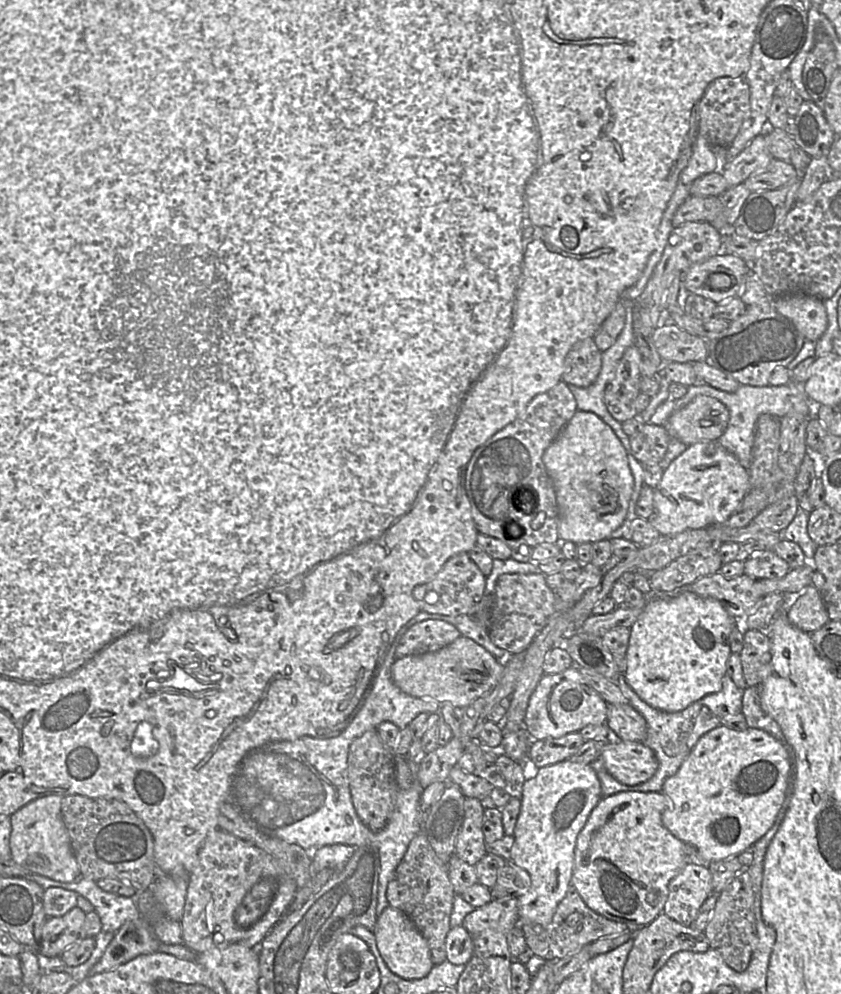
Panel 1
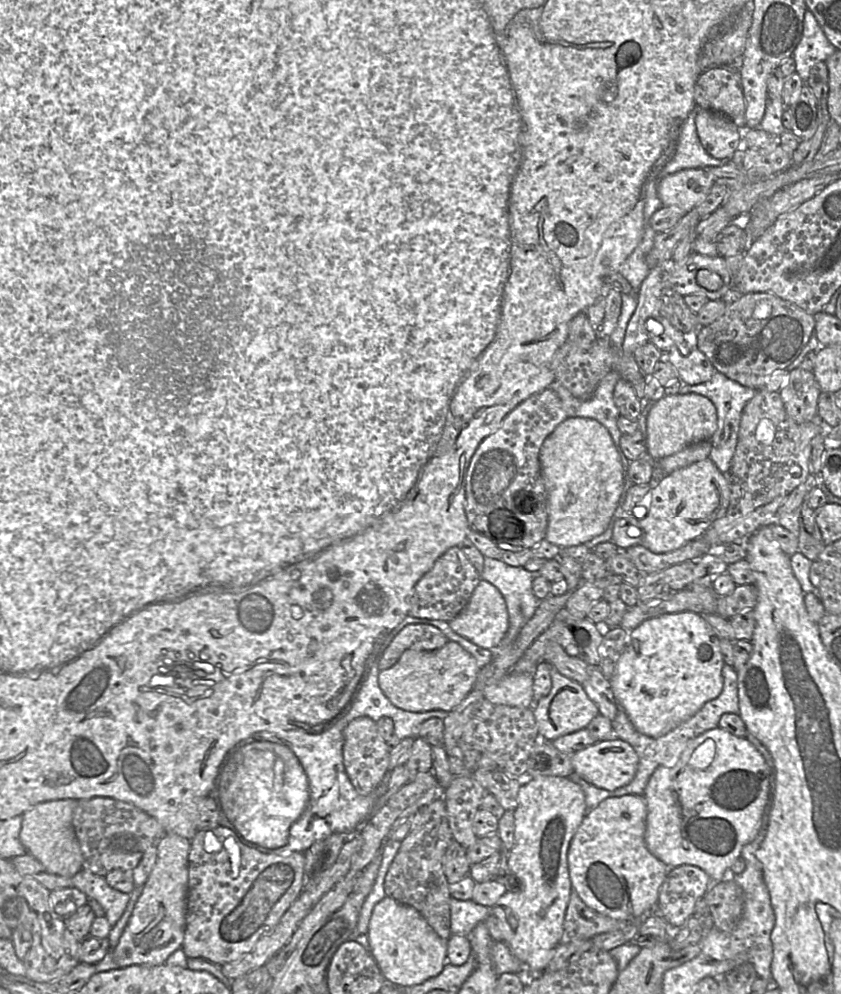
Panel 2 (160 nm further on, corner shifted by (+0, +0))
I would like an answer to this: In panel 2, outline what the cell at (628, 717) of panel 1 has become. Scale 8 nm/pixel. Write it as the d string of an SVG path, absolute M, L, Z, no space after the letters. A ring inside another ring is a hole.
M588 665L587 673L588 677L581 684L582 687L598 707L599 713L613 721L617 714L617 707L611 682L603 676L600 666Z

